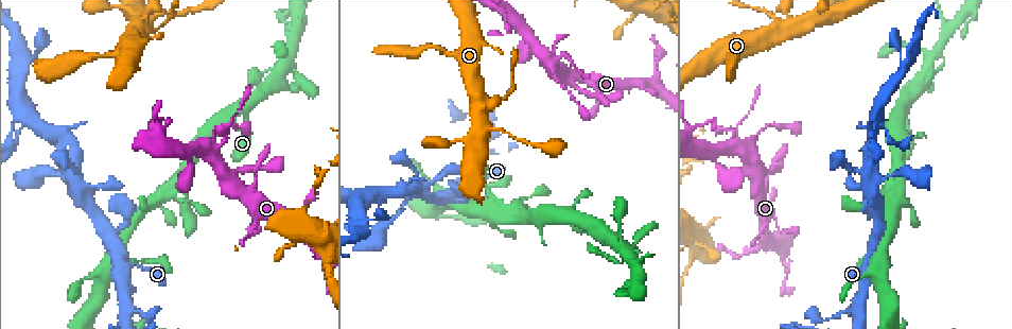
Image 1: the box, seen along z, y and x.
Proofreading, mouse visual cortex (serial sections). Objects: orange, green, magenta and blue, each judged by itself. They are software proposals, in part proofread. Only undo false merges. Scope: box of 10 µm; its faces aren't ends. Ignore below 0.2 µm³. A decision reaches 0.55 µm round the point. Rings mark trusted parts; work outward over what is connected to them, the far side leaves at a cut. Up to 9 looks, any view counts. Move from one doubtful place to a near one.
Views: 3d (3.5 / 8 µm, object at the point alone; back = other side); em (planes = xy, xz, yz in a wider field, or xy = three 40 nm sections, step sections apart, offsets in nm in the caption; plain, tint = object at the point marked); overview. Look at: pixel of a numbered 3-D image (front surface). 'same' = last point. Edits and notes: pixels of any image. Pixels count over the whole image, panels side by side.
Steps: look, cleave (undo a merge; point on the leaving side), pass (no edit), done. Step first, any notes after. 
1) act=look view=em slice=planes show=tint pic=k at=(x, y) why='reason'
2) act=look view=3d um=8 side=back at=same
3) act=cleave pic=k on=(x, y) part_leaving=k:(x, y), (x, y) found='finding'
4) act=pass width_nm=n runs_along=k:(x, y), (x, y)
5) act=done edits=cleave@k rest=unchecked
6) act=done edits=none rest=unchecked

act=look view=3d um=3.5 pic=1 at=(859, 309) why='arms part here'

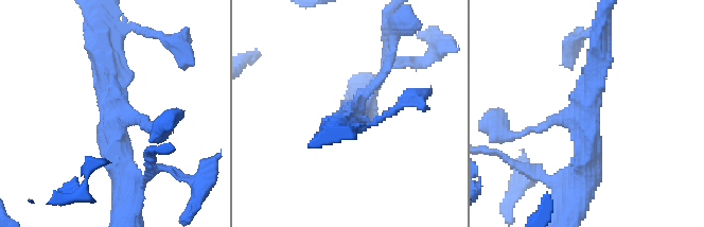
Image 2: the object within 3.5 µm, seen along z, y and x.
act=look view=em slice=xy step=5 show=tint pic=2 at=(116, 112) arms=3 arm_widths_nm=150,300,350 why='need the tissue'

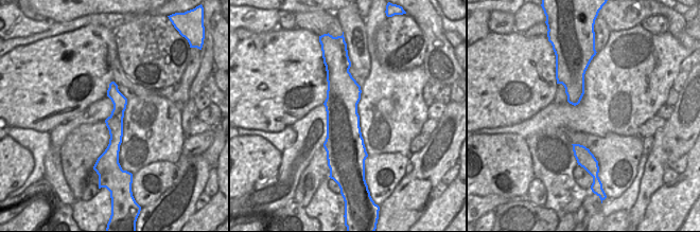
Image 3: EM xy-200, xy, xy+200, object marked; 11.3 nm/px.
act=look view=em slice=xy step=2 show=tint at=same why='another direction'

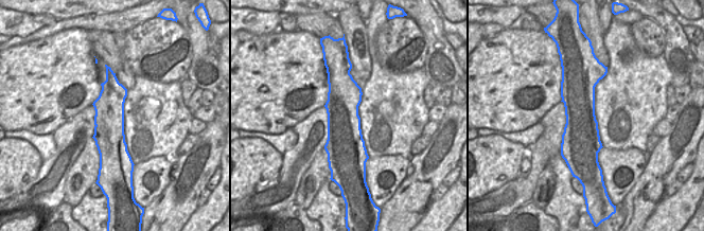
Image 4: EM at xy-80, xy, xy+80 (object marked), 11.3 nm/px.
act=pass runs_along=2:(601, 42), (585, 111), (533, 131) found='continuous, no second cell'

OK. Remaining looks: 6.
act=look view=3d um=3.5 pic=1 at=(74, 179) why='narrows sharply'

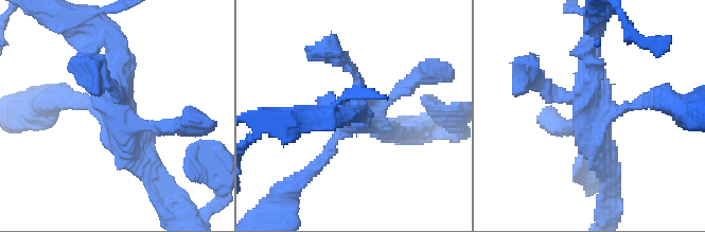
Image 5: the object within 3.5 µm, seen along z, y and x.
act=look view=em slice=xy step=1 show=tint pic=5 at=(117, 110) why='shape alone is not enough'

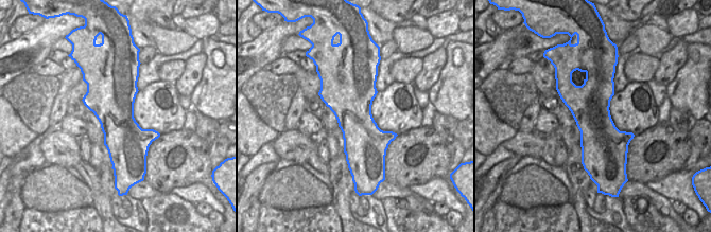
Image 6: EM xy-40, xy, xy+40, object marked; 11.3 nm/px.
act=pass runs_along=5:(151, 171), (124, 142), (111, 45) found='continuous, no second cell'

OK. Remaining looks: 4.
act=look view=3d um=3.5 pic=1 at=(153, 17) why='small branch off a trunk'

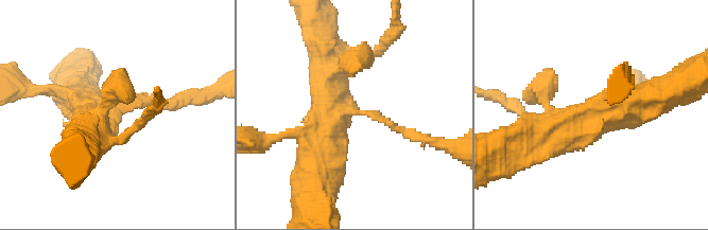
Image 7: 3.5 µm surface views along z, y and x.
act=look view=em slice=xy step=1 show=tint pic=7 at=(121, 112) arms=4 arm_widths_nm=150,150,500,500

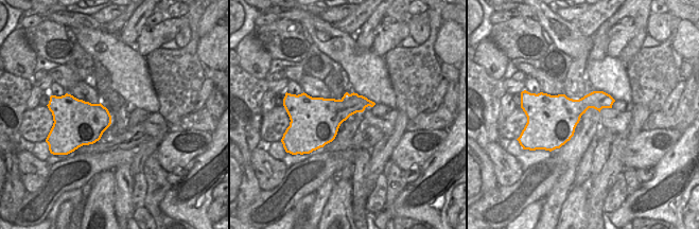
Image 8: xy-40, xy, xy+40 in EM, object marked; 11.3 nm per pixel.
act=pass found='one cell here'

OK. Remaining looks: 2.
act=look view=3d um=3.5 pic=1 at=(299, 29) why='thin arm on a thick one'

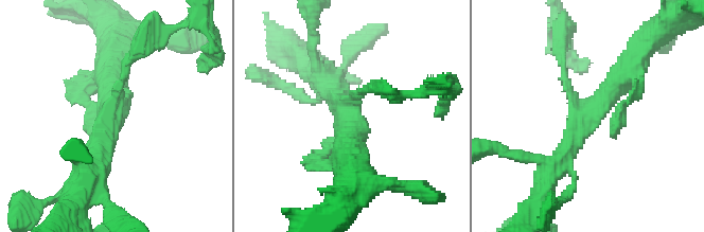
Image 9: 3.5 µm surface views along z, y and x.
act=look view=em slice=xy step=5 show=tint pic=9 at=(114, 115)

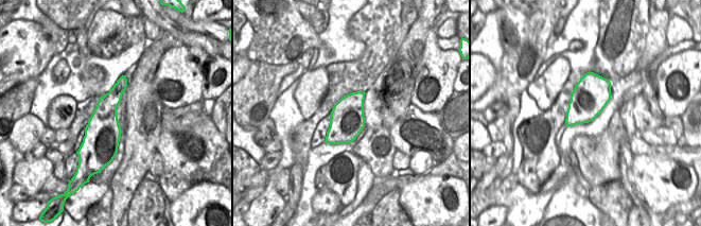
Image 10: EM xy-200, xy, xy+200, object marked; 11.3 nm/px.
act=pass runs_along=9:(551, 173), (635, 78) found='continuous, no second cell'

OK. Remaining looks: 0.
act=done edits=none rest=unchecked

